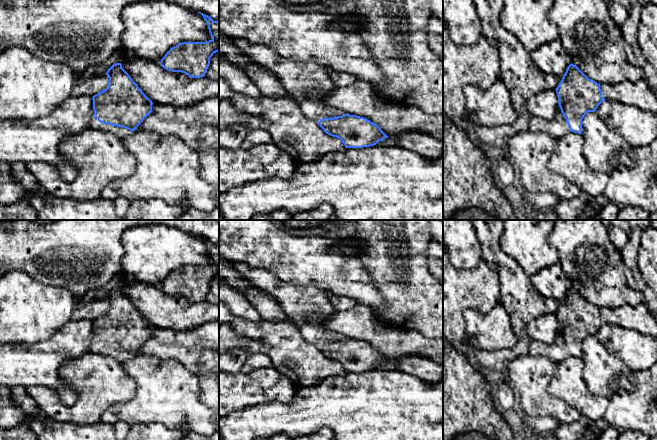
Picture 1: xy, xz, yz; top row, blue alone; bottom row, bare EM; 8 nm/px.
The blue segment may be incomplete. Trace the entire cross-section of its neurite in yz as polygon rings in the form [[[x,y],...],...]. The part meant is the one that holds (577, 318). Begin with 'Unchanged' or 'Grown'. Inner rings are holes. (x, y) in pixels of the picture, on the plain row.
Grown. [[[572,287],[567,291],[561,306],[555,314],[559,324],[559,332],[556,340],[552,345],[531,340],[529,343],[528,355],[547,356],[555,362],[560,362],[569,356],[582,358],[583,341],[588,336],[595,336],[604,324],[618,325],[657,338],[657,320],[644,304],[637,306],[624,304],[614,309],[598,308],[594,304],[589,303],[576,289]]]

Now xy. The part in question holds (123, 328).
Grown. [[[121,287],[113,288],[105,298],[109,302],[109,309],[92,321],[93,335],[91,336],[90,352],[105,354],[119,362],[124,362],[137,354],[141,346],[151,338],[153,326],[122,292]]]

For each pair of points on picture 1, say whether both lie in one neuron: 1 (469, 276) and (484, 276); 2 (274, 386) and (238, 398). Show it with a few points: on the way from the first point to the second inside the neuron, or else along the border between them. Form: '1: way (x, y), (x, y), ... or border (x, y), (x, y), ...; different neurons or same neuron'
1: way (473, 276), (480, 276); same neuron
2: way (265, 386), (247, 389); same neuron

